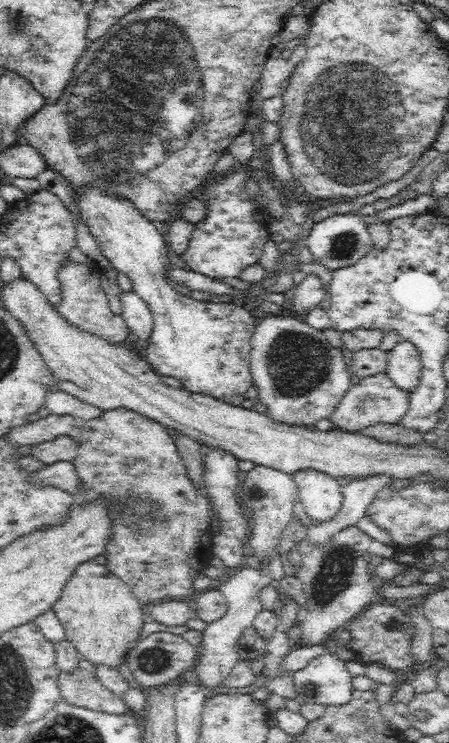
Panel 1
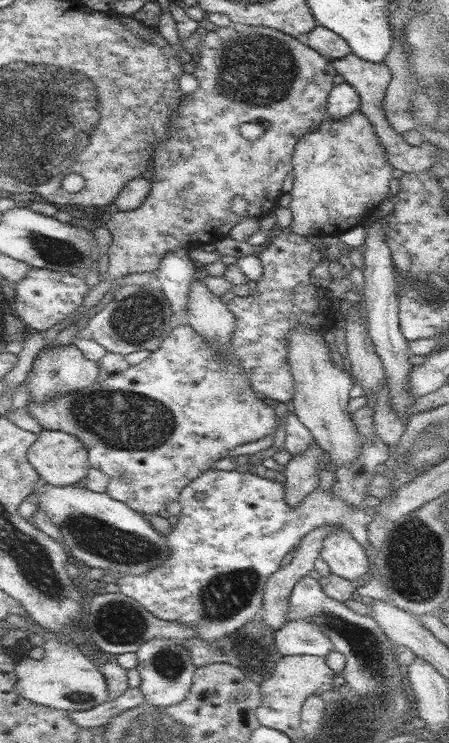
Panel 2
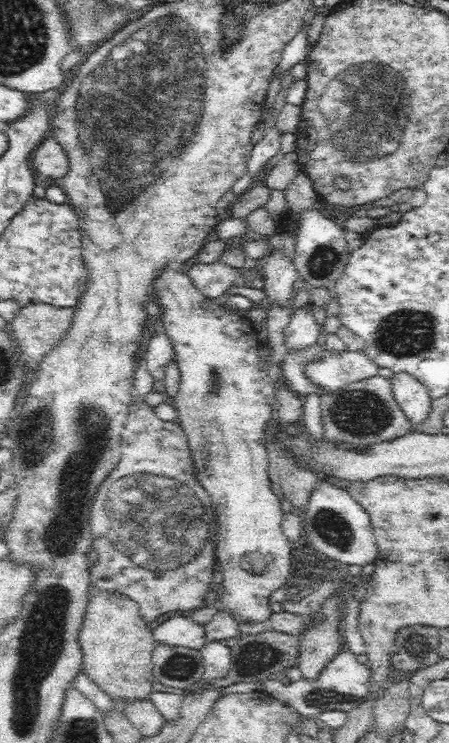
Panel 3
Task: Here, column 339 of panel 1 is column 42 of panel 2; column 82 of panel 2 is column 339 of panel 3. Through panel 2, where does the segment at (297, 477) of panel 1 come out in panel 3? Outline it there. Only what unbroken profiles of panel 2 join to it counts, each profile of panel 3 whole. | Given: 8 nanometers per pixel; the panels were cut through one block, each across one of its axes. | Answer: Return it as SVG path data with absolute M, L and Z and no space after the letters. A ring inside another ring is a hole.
M322 482L311 493L303 512L302 525L307 534L308 545L316 551L326 555L336 564L364 567L375 563L379 551L370 517L346 489Z

